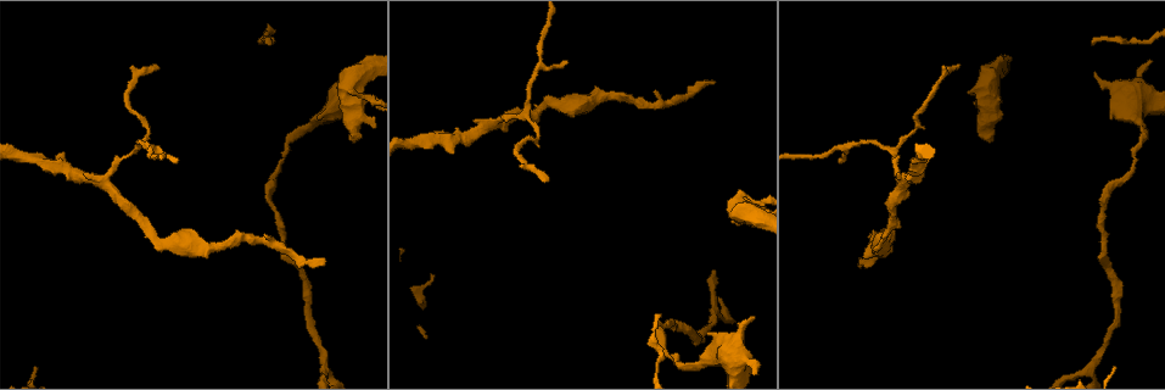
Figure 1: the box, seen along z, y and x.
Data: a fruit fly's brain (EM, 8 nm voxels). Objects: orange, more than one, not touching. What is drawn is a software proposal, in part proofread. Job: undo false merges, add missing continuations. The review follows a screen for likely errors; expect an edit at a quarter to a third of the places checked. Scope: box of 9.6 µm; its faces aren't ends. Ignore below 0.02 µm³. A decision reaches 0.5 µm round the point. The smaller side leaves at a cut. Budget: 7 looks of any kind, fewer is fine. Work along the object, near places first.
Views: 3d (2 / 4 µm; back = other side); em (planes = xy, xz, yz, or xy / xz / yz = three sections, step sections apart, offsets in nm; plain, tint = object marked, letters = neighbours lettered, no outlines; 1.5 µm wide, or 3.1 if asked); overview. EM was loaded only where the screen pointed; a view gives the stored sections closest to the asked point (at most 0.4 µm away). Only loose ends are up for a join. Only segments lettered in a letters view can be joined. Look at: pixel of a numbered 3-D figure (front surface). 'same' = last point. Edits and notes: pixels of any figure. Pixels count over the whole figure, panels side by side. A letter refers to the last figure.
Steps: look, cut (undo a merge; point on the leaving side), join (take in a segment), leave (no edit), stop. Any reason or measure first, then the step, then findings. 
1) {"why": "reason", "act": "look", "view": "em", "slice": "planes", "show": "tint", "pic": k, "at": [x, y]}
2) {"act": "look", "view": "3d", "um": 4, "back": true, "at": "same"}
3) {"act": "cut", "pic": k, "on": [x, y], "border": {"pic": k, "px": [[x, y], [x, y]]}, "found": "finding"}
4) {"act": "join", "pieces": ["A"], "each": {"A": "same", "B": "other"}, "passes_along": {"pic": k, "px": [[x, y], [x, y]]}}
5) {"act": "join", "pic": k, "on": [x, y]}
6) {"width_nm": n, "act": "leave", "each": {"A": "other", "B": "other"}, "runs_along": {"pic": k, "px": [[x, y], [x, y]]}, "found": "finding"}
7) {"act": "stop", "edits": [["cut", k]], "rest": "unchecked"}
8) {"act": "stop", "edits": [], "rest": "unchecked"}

{"why": "thick end", "act": "look", "view": "em", "slice": "yz", "step": 8, "show": "tint", "pic": 1, "at": [356, 142]}

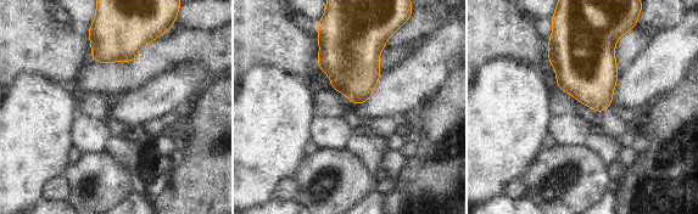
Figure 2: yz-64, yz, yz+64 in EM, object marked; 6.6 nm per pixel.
{"why": "cut it another way", "act": "look", "view": "em", "slice": "planes", "show": "letters", "at": "same"}

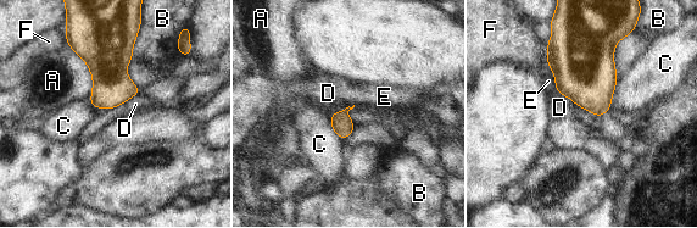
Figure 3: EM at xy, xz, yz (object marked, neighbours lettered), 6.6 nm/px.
{"act": "leave", "each": {"A": "other", "B": "other", "C": "other", "D": "other", "E": "other", "F": "other"}, "border": {"pic": 3, "px": [[329, 115], [349, 106], [355, 126]]}, "found": "none of them fits"}

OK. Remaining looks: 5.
{"why": "thick turns thin", "act": "look", "view": "em", "slice": "xy", "step": 4, "show": "tint", "pic": 1, "at": [1144, 128]}

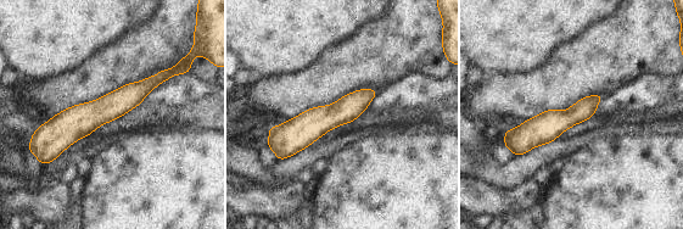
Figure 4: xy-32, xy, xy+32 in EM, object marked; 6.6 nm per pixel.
{"why": "another direction", "act": "look", "view": "em", "slice": "planes", "show": "letters", "at": "same"}

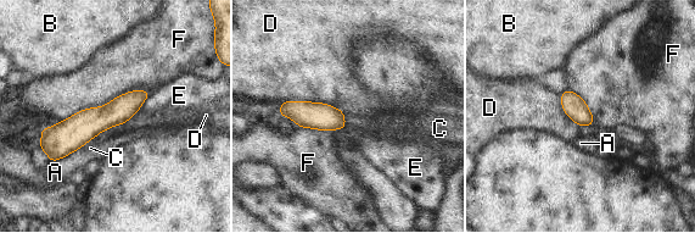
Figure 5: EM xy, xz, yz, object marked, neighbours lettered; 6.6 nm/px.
{"width_nm": 150, "act": "leave", "each": {"A": "other", "B": "other", "C": "other", "D": "other", "E": "other", "F": "other"}, "runs_along": {"pic": 5, "px": [[145, 94], [68, 136], [46, 136]]}, "found": "all the same cell"}

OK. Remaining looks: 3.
{"why": "free end", "act": "look", "view": "3d", "um": 2, "pic": 1, "at": [755, 318]}

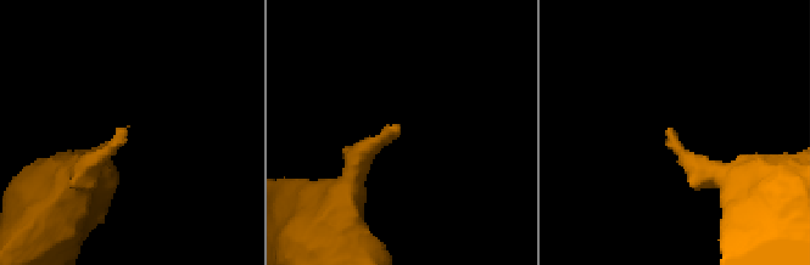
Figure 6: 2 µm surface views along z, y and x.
{"why": "shape alone is not enough", "act": "look", "view": "em", "slice": "planes", "show": "letters", "pic": 6, "at": [394, 129]}

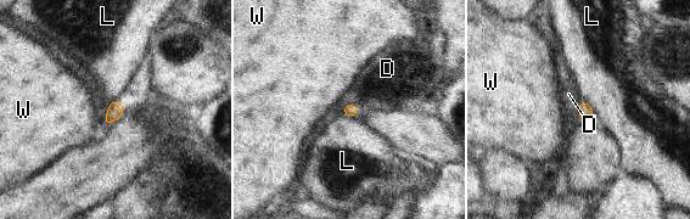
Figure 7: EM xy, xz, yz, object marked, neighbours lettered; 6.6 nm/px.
{"longest_contact_nm": ["D", 110], "act": "leave", "each": {"D": "other", "L": "other", "W": "other"}, "border": {"pic": 7, "px": [[579, 102], [579, 114], [576, 118]]}, "found": "none of them fits"}

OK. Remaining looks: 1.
{"act": "stop", "edits": [], "rest": "unchecked"}

